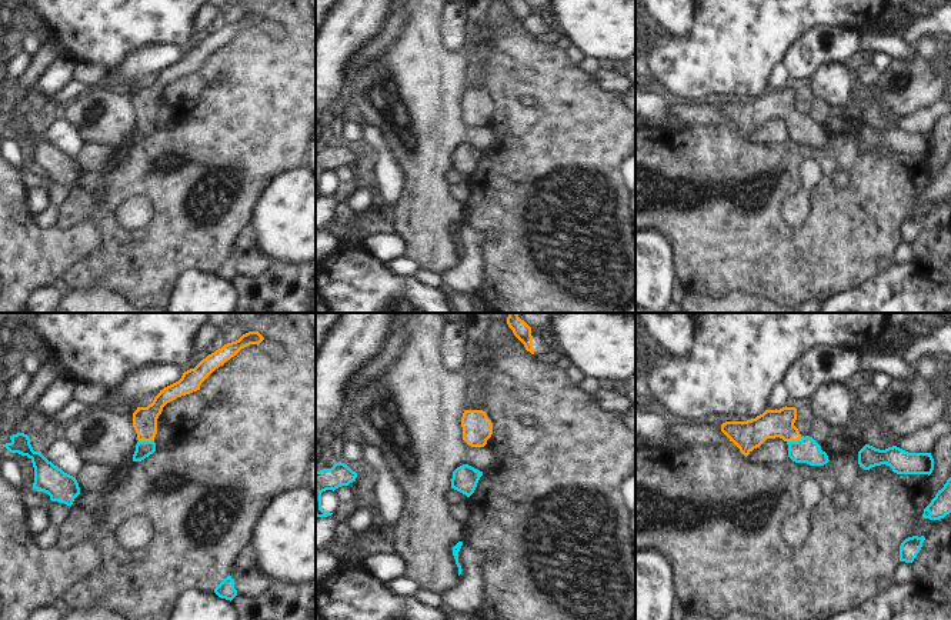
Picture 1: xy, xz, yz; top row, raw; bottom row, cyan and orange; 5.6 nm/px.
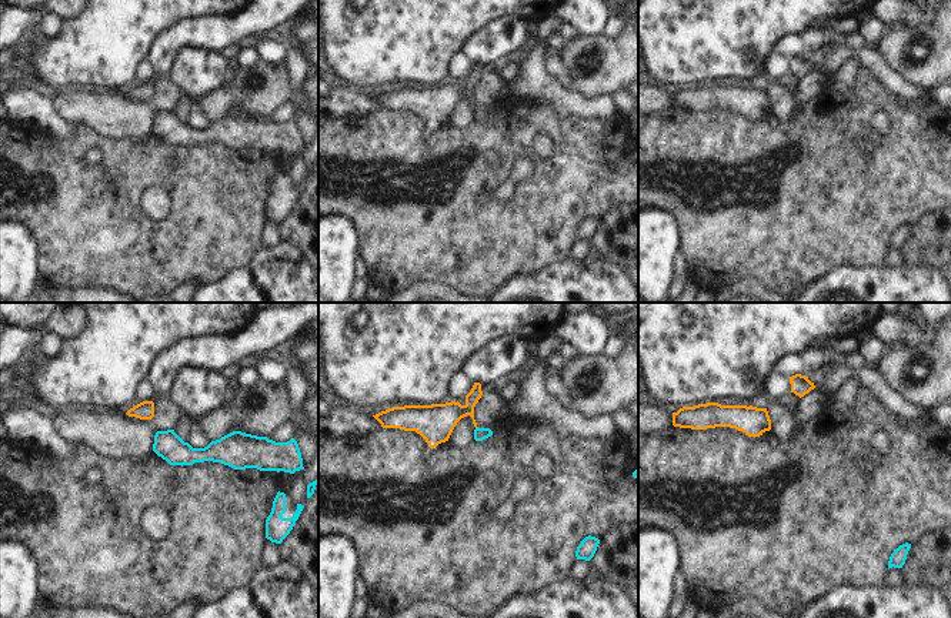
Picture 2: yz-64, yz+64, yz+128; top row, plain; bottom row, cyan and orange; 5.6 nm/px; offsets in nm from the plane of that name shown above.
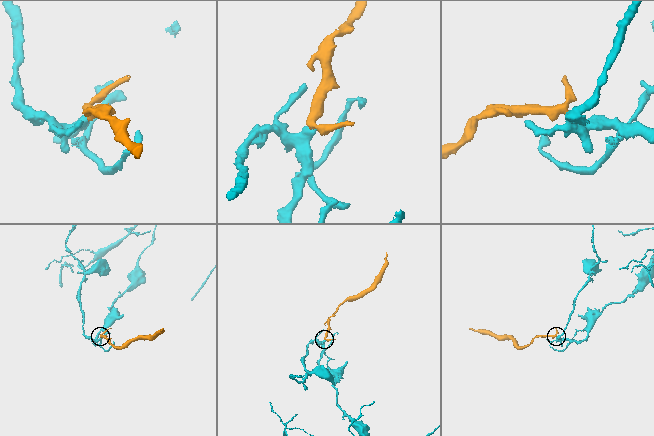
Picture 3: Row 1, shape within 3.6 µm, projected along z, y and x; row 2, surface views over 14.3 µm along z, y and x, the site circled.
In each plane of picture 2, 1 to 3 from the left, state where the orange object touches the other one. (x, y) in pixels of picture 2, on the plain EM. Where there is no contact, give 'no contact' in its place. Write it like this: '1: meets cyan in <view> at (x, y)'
1: no contact
2: no contact
3: no contact

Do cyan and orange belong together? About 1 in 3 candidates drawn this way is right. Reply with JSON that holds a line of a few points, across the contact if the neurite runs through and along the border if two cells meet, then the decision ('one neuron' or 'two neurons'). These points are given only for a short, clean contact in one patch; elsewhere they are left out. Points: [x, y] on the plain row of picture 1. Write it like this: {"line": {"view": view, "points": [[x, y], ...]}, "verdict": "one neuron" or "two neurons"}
{"line": {"view": "yz", "points": [[807, 130], [794, 122], [773, 103]]}, "verdict": "one neuron"}

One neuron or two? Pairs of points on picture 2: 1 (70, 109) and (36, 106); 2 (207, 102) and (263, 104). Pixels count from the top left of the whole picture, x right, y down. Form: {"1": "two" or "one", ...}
{"1": "two", "2": "one"}

